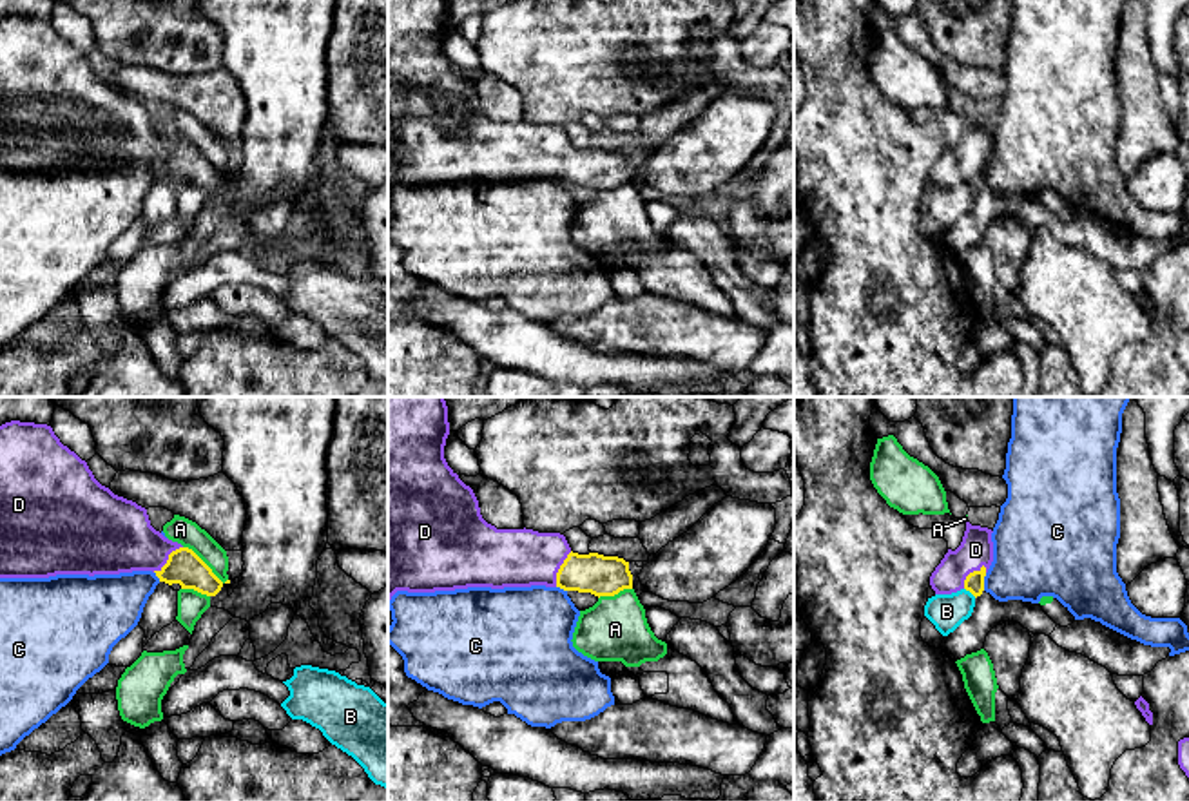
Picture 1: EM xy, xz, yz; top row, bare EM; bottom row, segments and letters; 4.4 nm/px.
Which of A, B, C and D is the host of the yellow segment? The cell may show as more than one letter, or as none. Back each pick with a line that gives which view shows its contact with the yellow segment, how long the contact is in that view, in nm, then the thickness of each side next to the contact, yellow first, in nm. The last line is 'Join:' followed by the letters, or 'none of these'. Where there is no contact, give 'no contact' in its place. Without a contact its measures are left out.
D: contact in yz; length 140 nm; calibres 90 and 150 nm
Join: D

